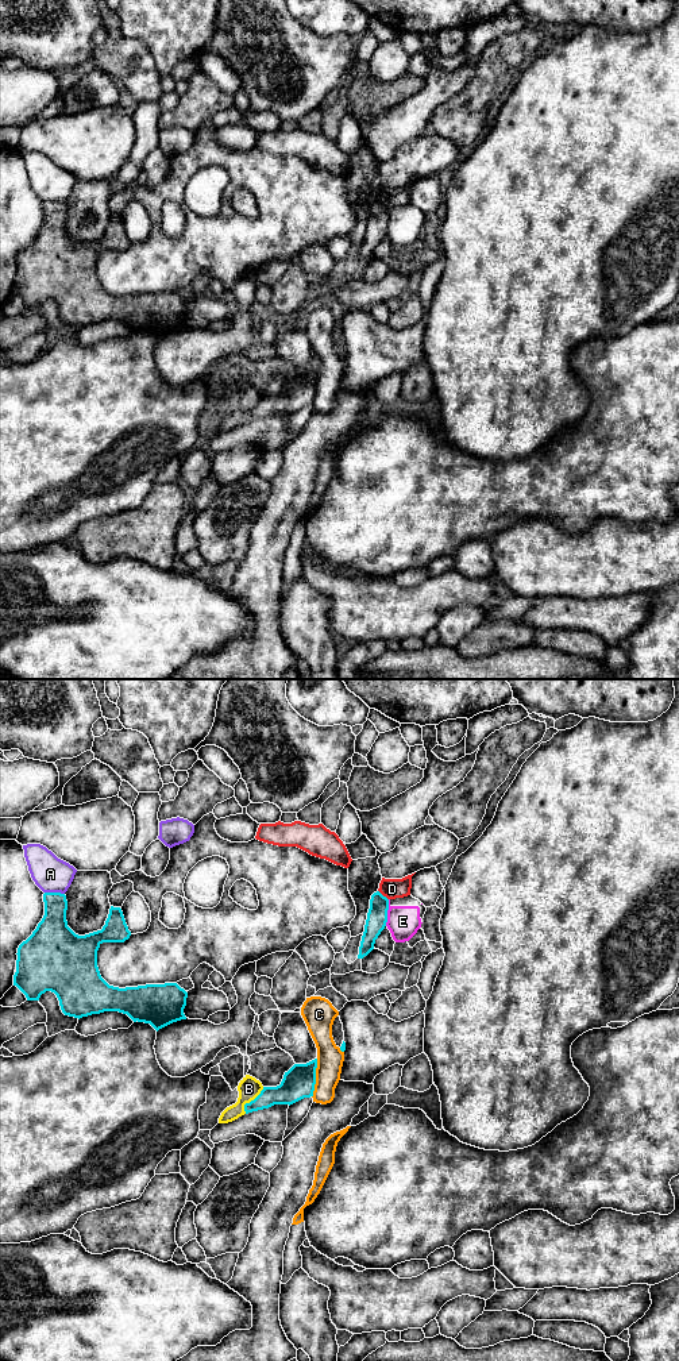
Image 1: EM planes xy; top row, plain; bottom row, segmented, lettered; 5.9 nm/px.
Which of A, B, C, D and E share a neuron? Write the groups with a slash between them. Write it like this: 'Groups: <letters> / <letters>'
Groups: A / B / C / D / E

